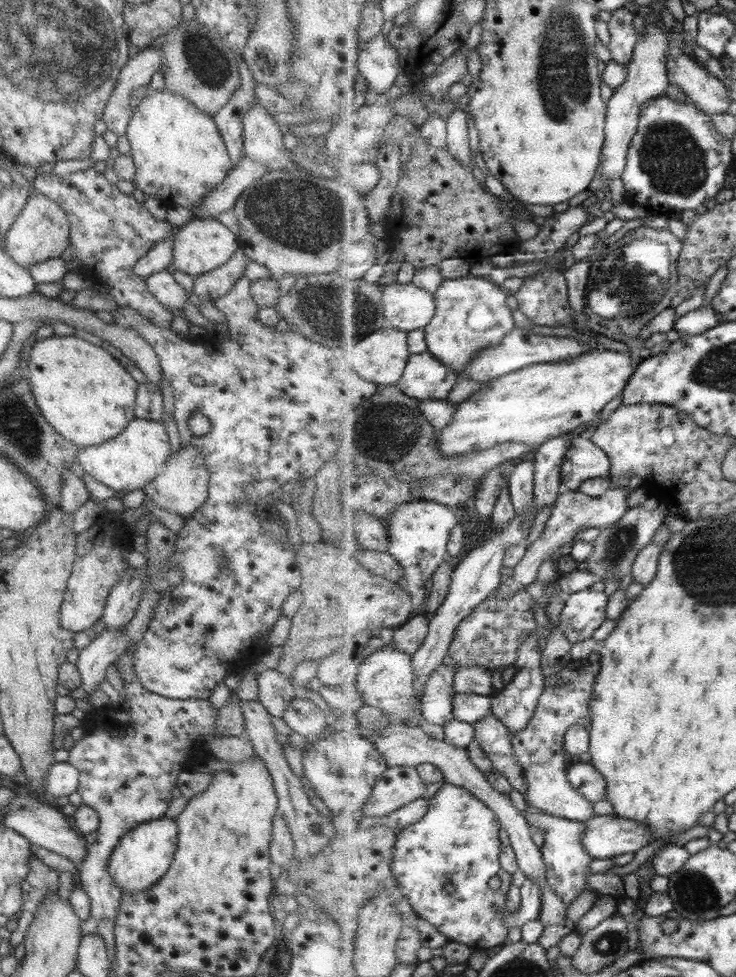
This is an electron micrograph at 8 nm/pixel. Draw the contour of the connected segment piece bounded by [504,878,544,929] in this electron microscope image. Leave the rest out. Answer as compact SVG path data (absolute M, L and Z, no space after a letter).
M528 878L524 885L521 887L522 900L520 910L512 913L506 908L504 910L504 919L506 919L508 929L514 927L521 927L528 923L540 919L542 916L542 908L544 908L544 901L542 901L542 885L532 878Z

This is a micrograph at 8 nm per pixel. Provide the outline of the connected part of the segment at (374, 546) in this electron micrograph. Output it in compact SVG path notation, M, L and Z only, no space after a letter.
M365 513L355 514L355 532L359 544L366 550L388 552L390 548L389 526L382 519Z

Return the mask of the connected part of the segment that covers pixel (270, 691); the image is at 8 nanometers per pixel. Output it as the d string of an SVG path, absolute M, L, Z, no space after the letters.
M264 669L257 675L258 700L271 716L283 718L286 707L296 696L296 684L278 669Z

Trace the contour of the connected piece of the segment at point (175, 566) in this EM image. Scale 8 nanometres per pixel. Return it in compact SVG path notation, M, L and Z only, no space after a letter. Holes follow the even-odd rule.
M242 276L224 296L214 301L214 304L223 312L226 320L228 320L228 337L222 339L220 346L222 348L214 348L214 352L202 352L200 350L188 350L186 346L182 346L182 342L186 342L185 339L180 338L180 342L176 344L174 342L174 331L170 327L160 327L160 325L154 325L148 317L140 315L140 313L134 311L132 307L116 307L112 310L111 315L114 316L114 322L122 328L132 328L135 330L150 346L153 348L155 353L158 355L160 364L162 367L163 376L169 380L170 386L172 386L173 394L175 396L175 410L174 420L176 421L179 435L181 436L181 445L184 447L195 447L204 456L205 466L208 467L209 471L209 496L205 504L192 516L188 522L184 522L184 527L177 534L176 545L174 545L174 555L170 557L170 561L166 565L162 565L162 569L158 569L158 576L163 578L164 574L168 570L180 570L184 574L184 582L179 586L172 586L168 588L166 592L160 593L160 601L154 609L152 619L150 619L150 626L145 630L140 644L136 646L138 650L132 652L132 664L134 664L134 674L138 678L138 682L144 686L146 690L154 692L160 696L167 696L171 699L194 699L204 698L208 699L212 694L212 690L219 684L224 683L224 680L229 675L241 675L243 674L252 664L258 663L261 657L267 653L270 649L268 645L268 634L273 634L276 621L282 616L282 604L284 600L290 596L290 594L299 590L302 581L302 571L298 566L298 559L296 559L296 553L294 553L296 545L288 538L288 532L284 520L278 511L276 502L280 502L282 486L289 482L295 481L309 481L317 473L320 467L326 462L329 462L338 456L338 450L340 450L340 444L342 443L342 431L344 430L344 420L352 420L353 436L356 436L356 430L359 430L359 424L356 424L356 420L360 420L360 407L367 400L372 400L373 396L376 396L380 390L380 386L376 383L368 381L358 371L356 371L355 364L352 363L348 366L344 361L345 352L342 348L330 348L326 345L318 342L306 339L302 333L296 333L288 331L278 331L275 327L264 325L262 321L258 320L257 314L260 308L251 298L250 284L251 280L246 276ZM194 376L200 376L204 384L198 384L194 382L192 378ZM196 412L202 412L210 419L210 432L197 438L190 432L188 428L188 419L192 417L192 414Z

